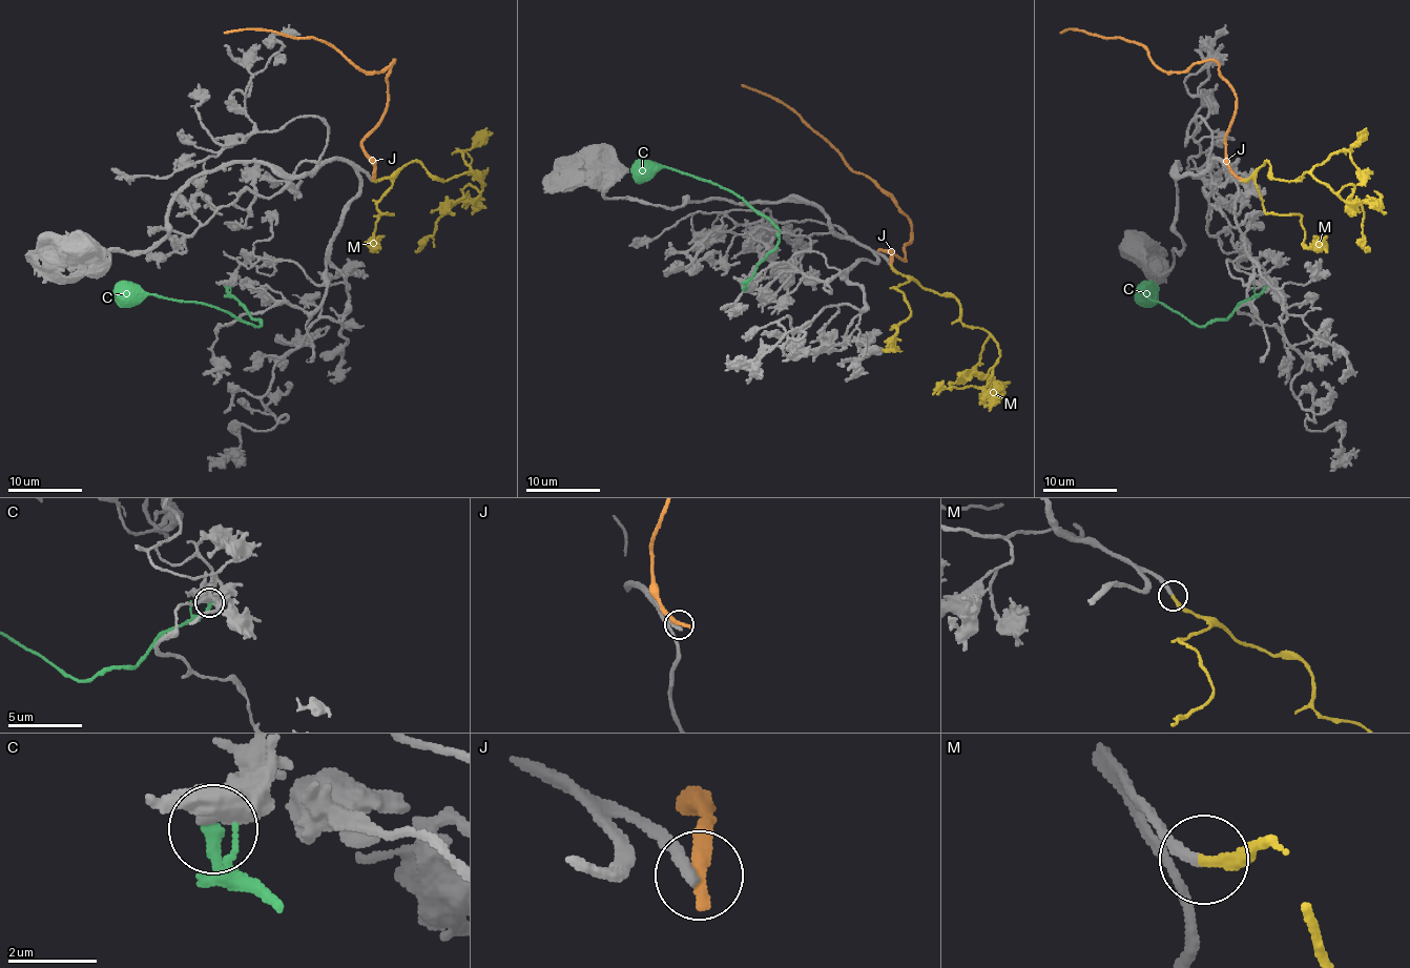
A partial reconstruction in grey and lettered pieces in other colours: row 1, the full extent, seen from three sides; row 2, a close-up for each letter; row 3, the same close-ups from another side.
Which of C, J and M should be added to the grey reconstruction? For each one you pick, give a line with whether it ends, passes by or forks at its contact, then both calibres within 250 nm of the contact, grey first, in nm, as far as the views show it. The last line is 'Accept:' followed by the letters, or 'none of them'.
M: it ends | 260/240 nm
Accept: M

